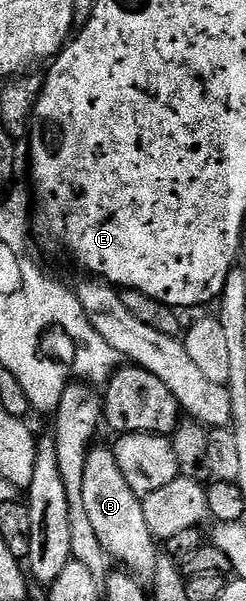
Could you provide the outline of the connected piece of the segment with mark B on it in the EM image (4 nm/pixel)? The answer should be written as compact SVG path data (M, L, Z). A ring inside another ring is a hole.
M91 449L84 464L84 508L88 512L88 520L96 532L96 540L100 540L104 552L117 565L118 562L122 565L119 567L125 568L139 579L149 579L156 568L160 550L159 547L154 547L154 533L144 520L142 498L132 492L132 488L128 488L128 482L120 472L120 464L116 464L113 449L98 449Z

